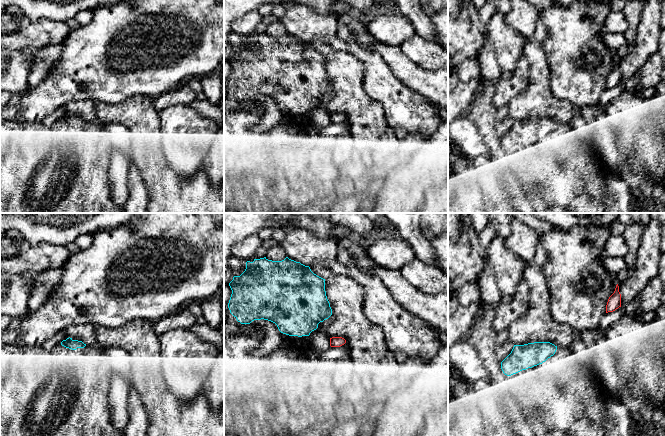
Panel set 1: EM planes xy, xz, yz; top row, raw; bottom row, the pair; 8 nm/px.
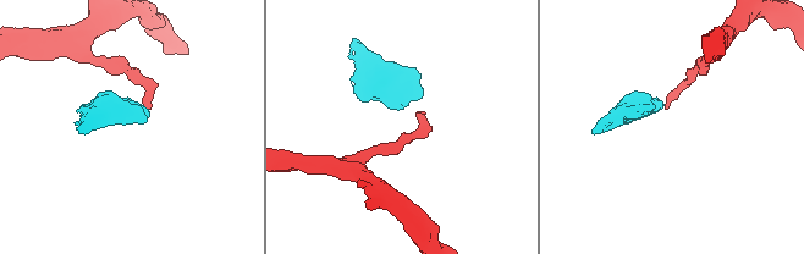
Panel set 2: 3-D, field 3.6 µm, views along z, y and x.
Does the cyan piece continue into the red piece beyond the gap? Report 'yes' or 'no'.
no

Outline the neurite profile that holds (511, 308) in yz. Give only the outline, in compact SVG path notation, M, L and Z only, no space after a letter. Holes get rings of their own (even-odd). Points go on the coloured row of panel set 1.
M521 280L513 296L502 296L498 307L495 309L493 327L499 333L525 315L529 308L529 286Z

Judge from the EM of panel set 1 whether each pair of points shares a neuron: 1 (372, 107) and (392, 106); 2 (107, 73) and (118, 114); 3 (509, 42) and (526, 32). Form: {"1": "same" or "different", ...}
{"1": "different", "2": "different", "3": "different"}

